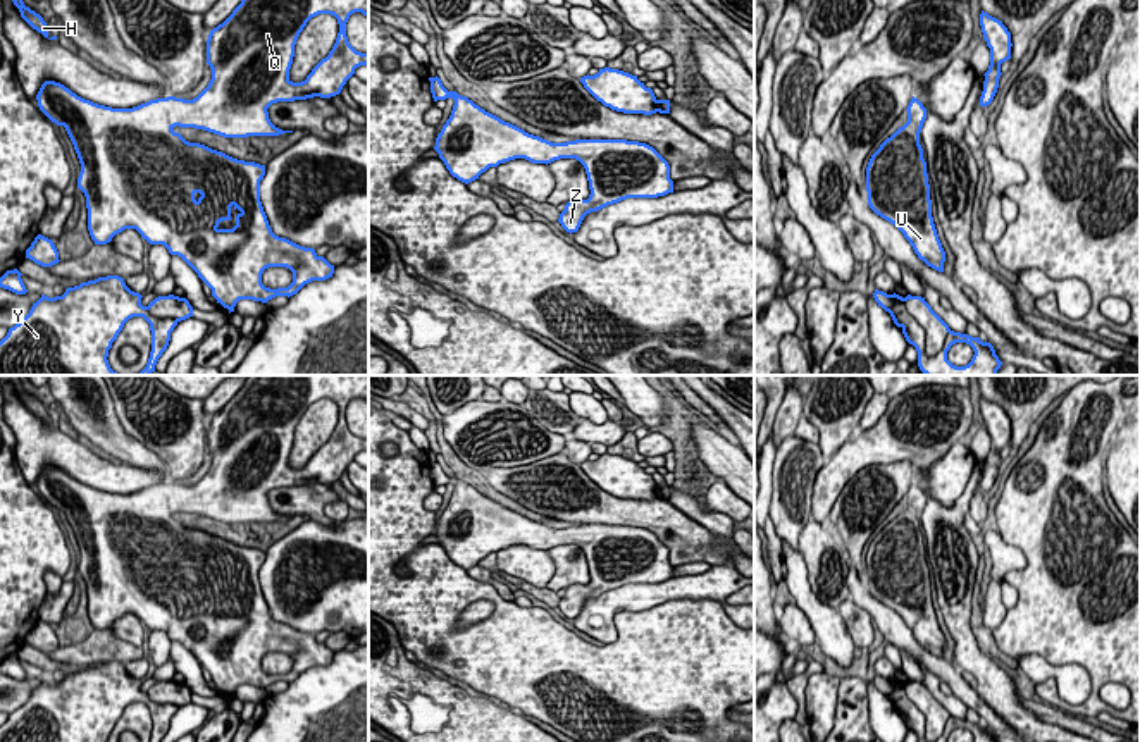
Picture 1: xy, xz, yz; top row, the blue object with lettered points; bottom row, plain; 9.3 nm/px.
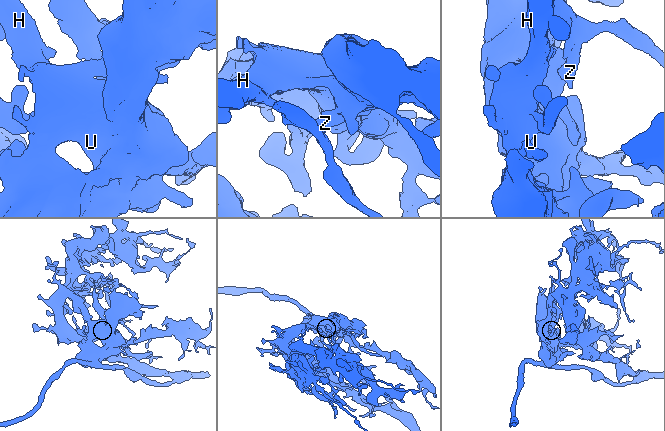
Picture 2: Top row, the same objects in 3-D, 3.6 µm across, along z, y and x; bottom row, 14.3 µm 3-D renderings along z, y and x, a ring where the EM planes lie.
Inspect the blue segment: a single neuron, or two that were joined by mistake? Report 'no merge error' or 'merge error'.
no merge error

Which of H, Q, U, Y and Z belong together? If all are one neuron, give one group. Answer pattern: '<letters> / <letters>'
H Q U Y Z

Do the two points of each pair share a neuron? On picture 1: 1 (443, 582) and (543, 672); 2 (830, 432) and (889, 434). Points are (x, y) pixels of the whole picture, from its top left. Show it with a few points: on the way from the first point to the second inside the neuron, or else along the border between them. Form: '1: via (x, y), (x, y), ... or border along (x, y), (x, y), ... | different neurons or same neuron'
1: via (443, 618), (443, 629), (469, 655), (507, 656) | same neuron
2: border along (848, 439), (830, 455) | different neurons

